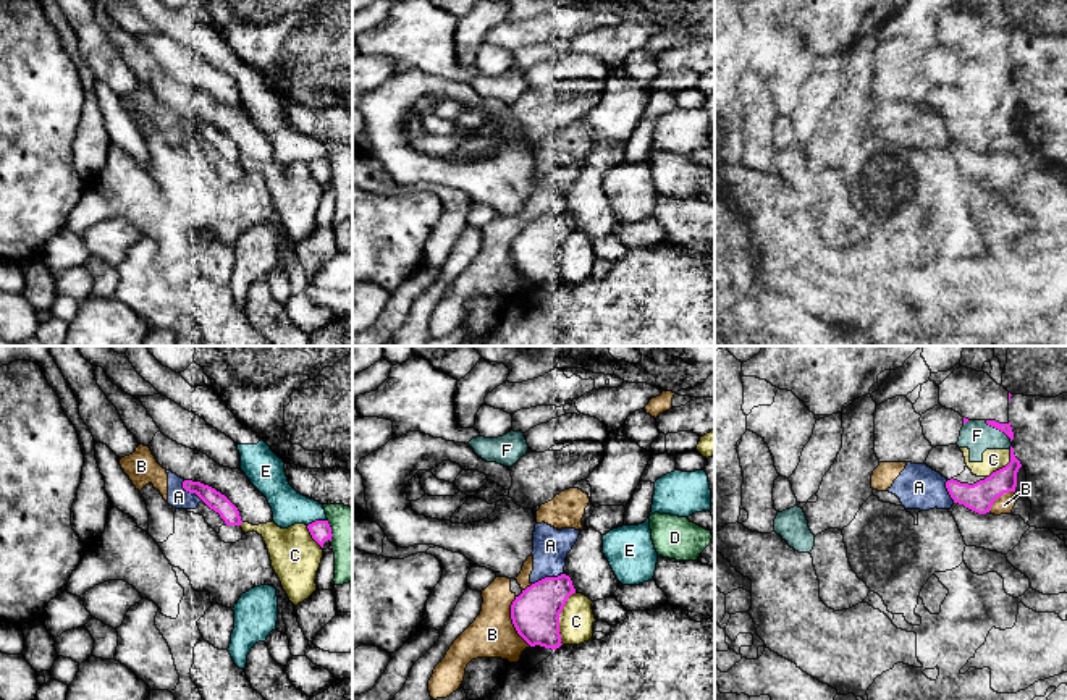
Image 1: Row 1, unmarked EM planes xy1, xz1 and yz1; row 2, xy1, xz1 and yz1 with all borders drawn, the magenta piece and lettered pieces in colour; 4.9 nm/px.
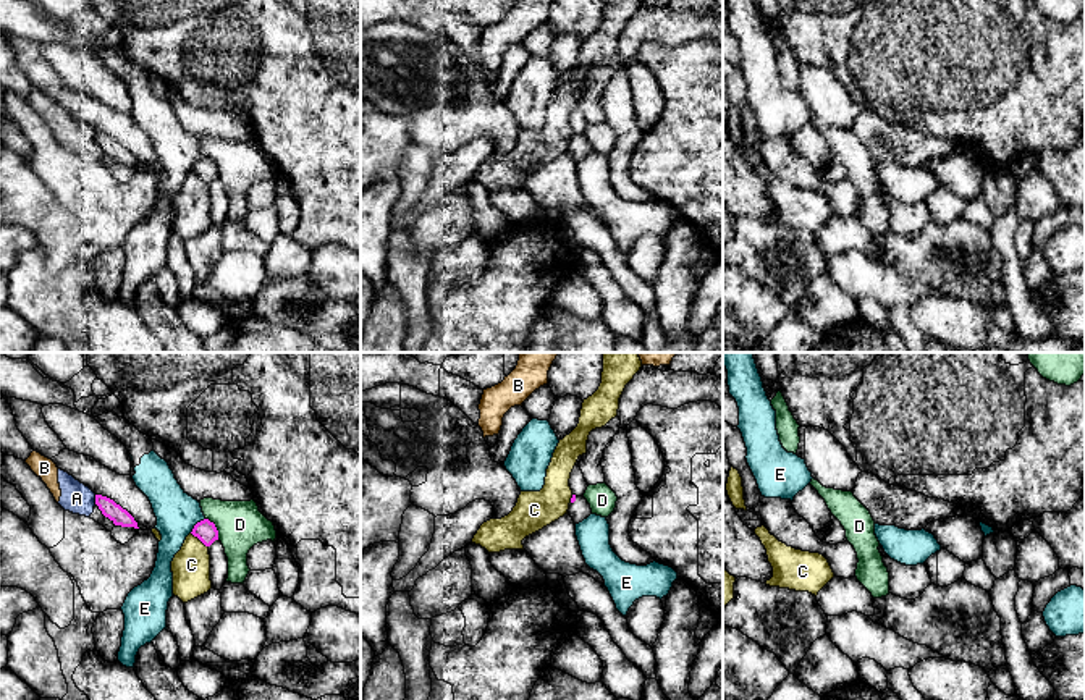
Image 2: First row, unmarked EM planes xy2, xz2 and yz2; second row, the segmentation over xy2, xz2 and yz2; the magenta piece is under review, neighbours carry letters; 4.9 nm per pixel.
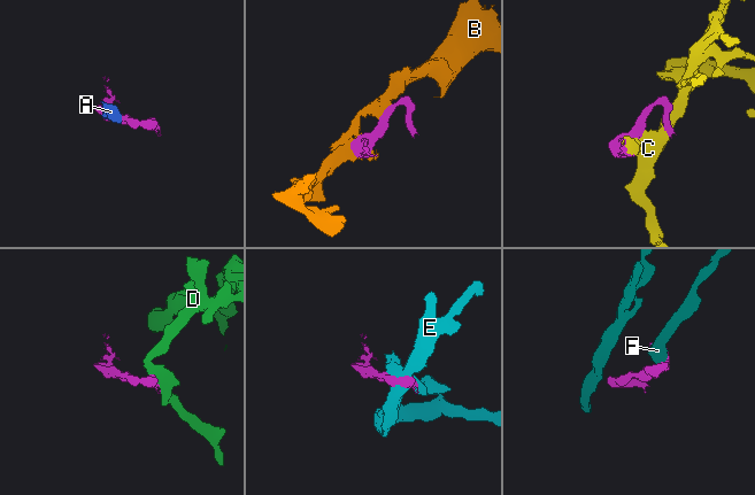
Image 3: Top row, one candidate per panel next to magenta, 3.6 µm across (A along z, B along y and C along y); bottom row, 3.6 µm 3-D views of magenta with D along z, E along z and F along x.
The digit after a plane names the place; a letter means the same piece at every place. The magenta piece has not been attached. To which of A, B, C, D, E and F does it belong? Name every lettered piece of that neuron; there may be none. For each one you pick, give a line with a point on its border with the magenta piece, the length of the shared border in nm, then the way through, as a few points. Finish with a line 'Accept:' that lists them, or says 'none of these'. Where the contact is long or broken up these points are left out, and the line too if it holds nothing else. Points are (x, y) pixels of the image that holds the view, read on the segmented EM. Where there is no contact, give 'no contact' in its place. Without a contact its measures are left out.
Accept: none of these

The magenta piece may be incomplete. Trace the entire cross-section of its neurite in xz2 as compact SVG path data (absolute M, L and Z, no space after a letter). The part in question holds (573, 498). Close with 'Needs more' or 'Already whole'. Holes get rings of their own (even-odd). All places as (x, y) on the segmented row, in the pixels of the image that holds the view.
M572 495L568 514L572 517L574 524L579 524L592 514L592 509L584 496Z. Needs more

